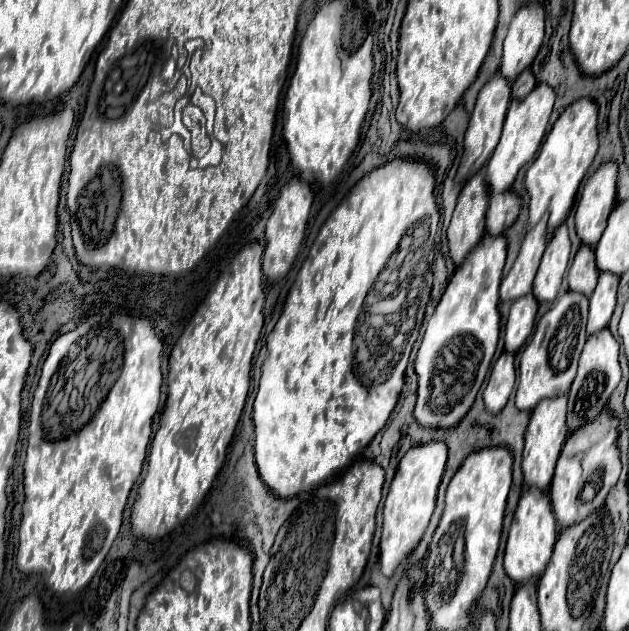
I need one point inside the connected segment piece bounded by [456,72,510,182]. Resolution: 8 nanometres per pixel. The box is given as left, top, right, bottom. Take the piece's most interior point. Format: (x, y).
(485, 125)

